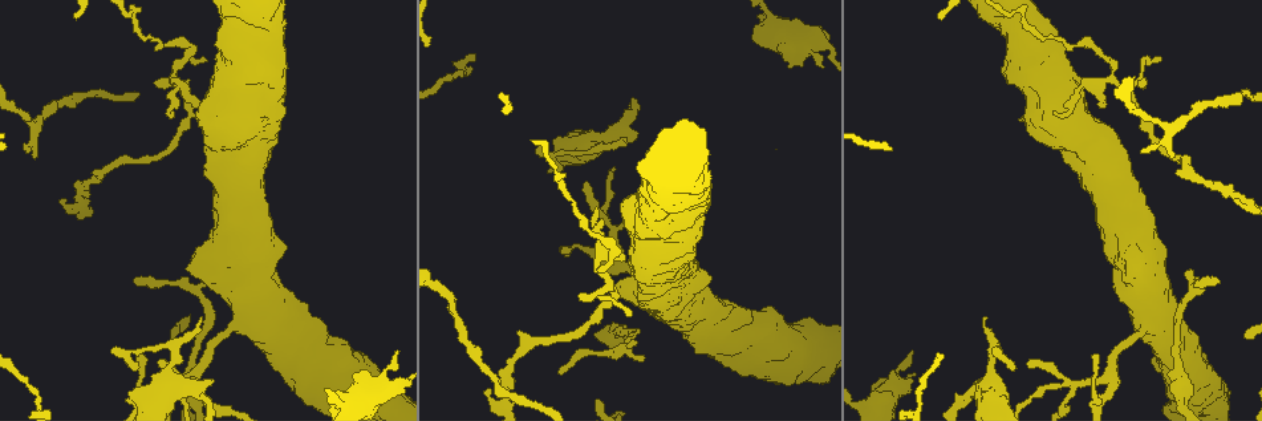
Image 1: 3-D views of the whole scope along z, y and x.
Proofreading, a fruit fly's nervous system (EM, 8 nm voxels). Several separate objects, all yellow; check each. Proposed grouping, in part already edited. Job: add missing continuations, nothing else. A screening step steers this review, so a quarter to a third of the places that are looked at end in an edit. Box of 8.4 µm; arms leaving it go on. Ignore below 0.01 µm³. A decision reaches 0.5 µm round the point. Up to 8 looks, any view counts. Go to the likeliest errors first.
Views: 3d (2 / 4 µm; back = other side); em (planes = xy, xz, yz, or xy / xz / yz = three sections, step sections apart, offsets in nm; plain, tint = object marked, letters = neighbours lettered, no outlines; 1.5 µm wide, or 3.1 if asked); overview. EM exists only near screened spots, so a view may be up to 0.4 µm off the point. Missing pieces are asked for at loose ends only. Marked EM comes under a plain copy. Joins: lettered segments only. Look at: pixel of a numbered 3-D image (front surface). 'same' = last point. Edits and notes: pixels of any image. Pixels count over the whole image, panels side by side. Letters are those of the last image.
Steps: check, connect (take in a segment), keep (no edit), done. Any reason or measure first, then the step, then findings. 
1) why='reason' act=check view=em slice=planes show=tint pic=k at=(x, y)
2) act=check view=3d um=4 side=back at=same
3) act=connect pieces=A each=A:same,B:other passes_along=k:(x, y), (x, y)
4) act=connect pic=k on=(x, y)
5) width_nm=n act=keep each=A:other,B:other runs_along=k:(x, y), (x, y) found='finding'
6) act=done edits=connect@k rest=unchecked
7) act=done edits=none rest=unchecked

why='branch stops here' act=check view=em slice=yz step=4 show=tint pic=1 at=(1170, 158)

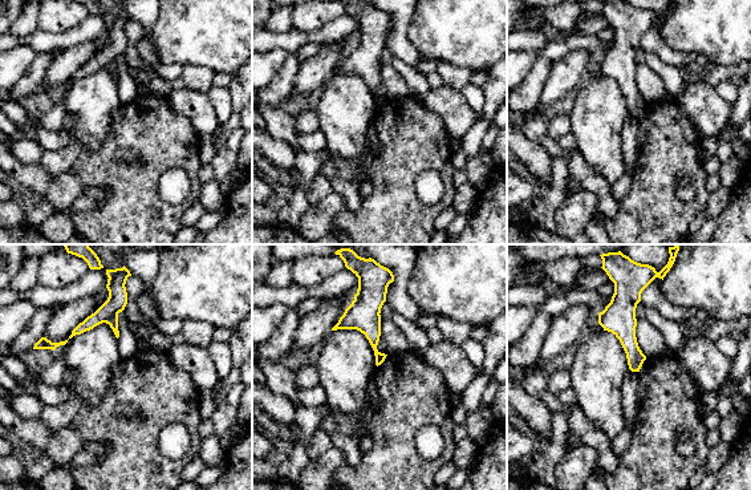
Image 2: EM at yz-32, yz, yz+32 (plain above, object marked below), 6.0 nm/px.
act=check view=em slice=planes show=tint at=same

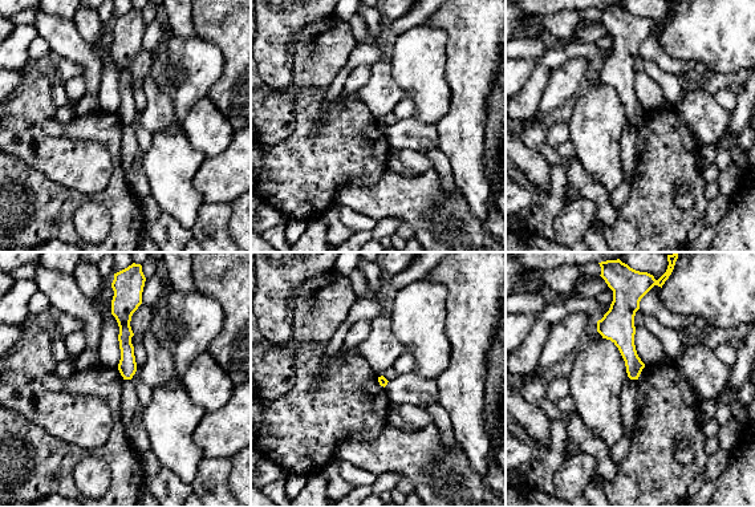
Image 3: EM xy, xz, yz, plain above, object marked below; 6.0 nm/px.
why='see the neighbours' act=check view=em slice=planes show=letters at=same

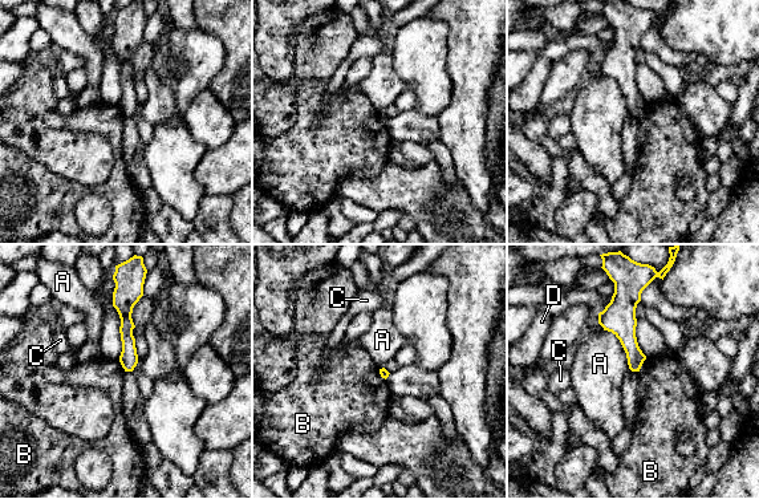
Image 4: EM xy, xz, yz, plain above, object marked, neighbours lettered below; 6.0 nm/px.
act=keep each=A:other,B:other,C:other,D:other runs_along=4:(118, 292), (125, 308), (129, 368) found='none of them fits'

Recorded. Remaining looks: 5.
why='tapers out' act=check view=3d um=2 pic=1 at=(986, 317)

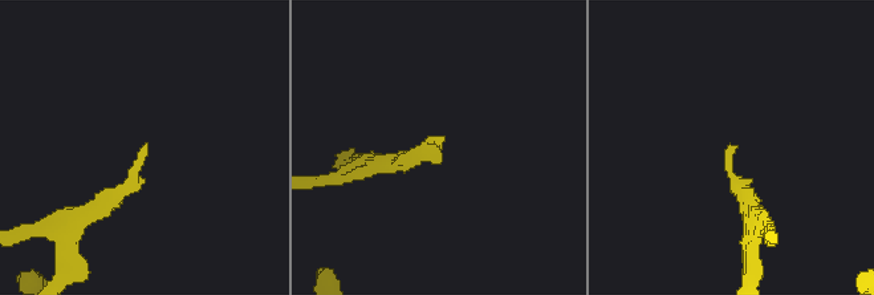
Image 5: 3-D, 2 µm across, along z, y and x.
why='need the tissue' act=check view=em slice=xz step=8 show=tint pic=5 at=(438, 146)

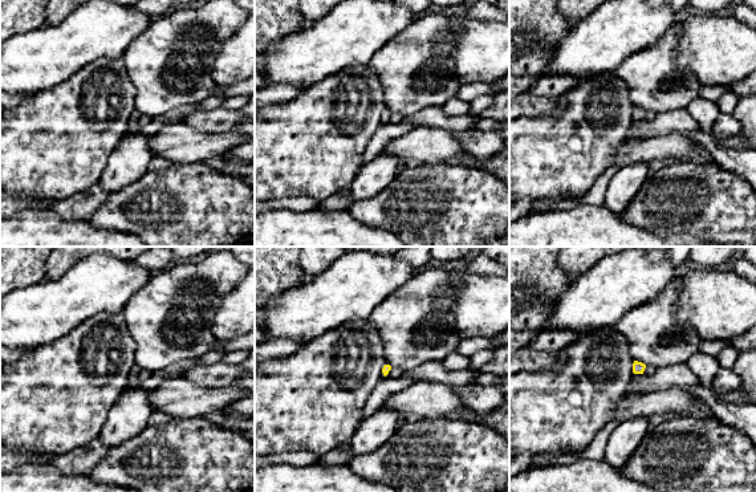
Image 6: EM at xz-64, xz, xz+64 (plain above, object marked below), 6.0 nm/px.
act=check view=em slice=planes show=letters at=same

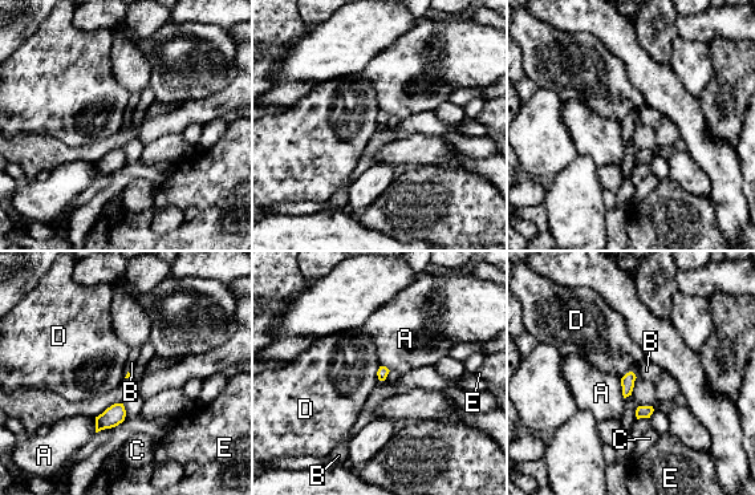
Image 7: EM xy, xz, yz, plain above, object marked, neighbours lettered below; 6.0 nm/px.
act=keep each=A:other,B:other,C:other,D:other,E:other border=7:(630, 370), (636, 377) found='none of them fits'

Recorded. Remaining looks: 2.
why='tapers out' act=check view=3d um=2 pic=1 at=(629, 348)

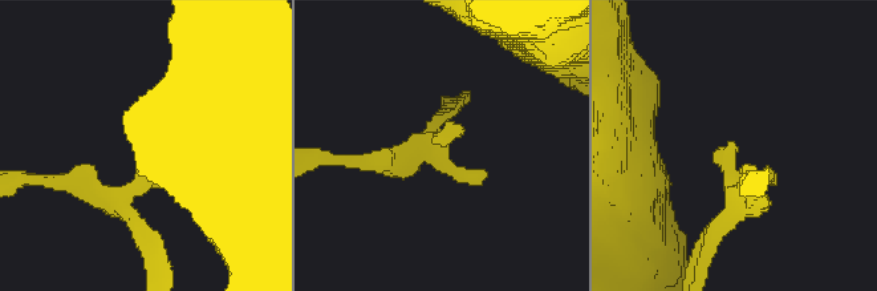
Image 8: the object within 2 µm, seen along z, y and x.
act=check view=em slice=planes show=letters pic=8 at=(436, 148)

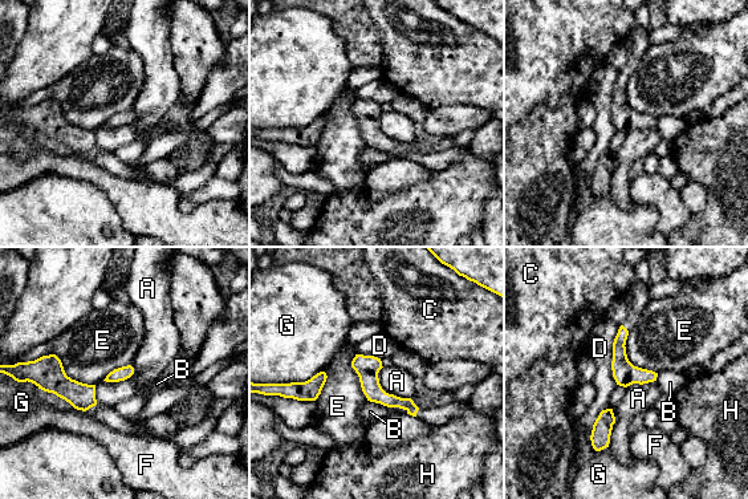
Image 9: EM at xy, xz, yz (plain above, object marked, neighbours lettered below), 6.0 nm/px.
width_nm=80 longest_contact=E:460nm act=keep each=A:other,B:other,C:other,D:other,E:other,F:other,G:other,H:other found='no lettered segment goes on from it'

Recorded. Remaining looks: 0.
act=done edits=none rest=unchecked

